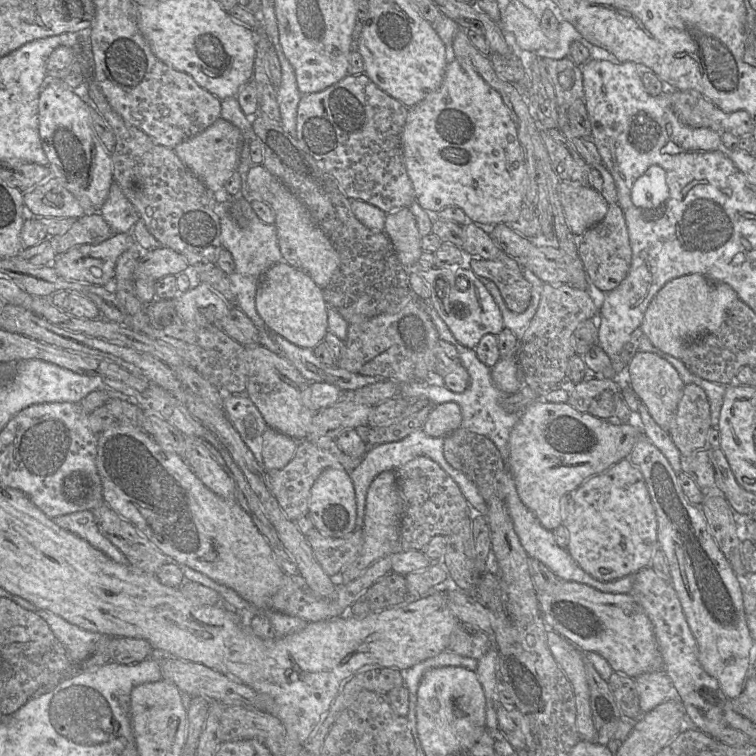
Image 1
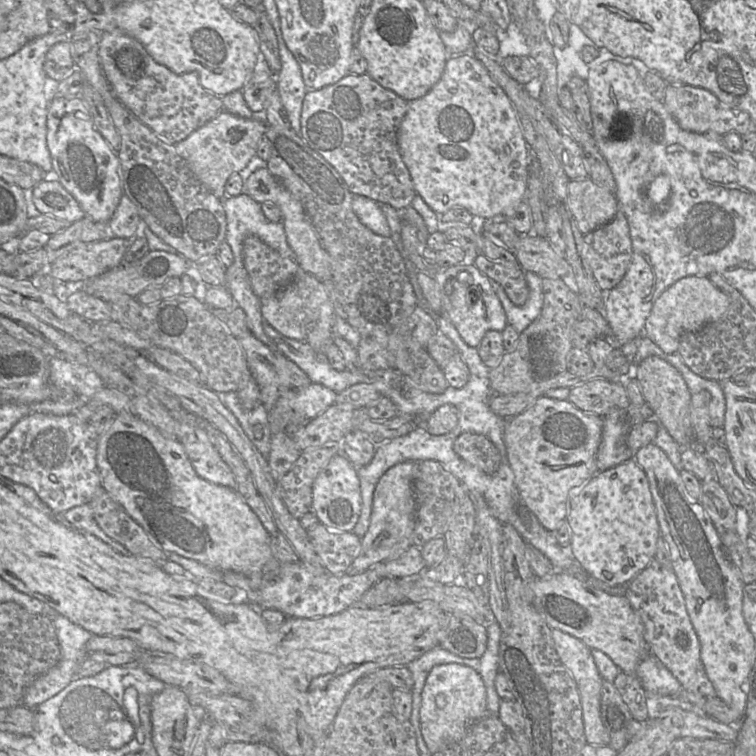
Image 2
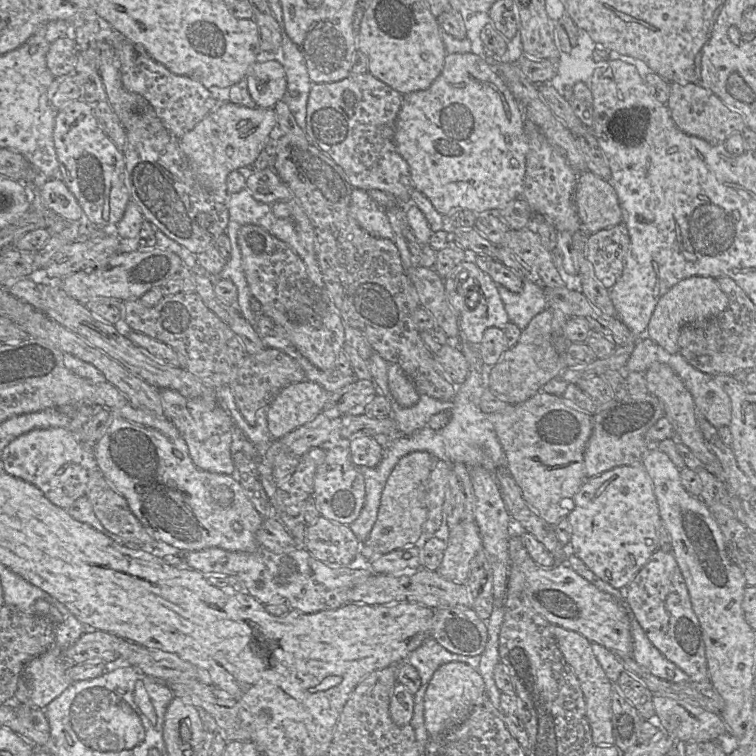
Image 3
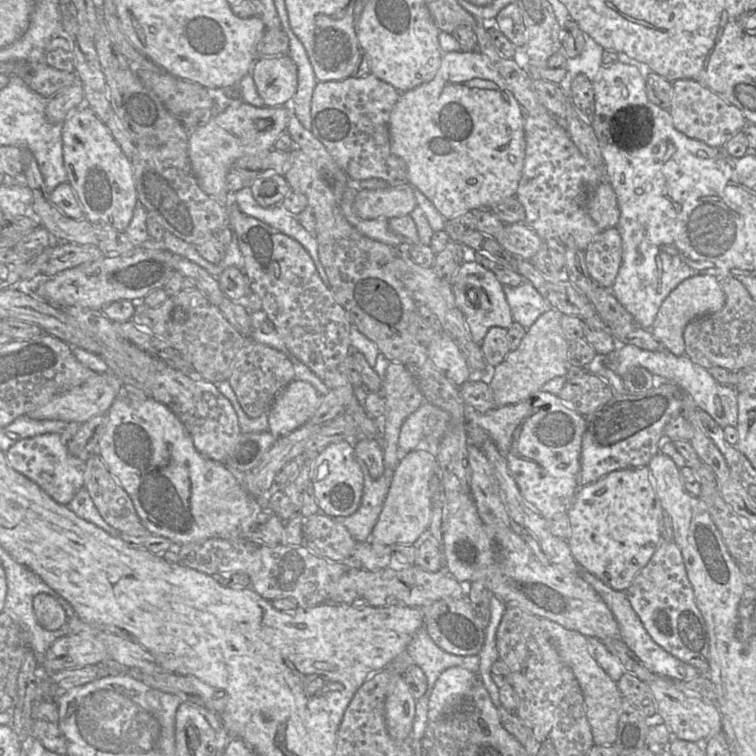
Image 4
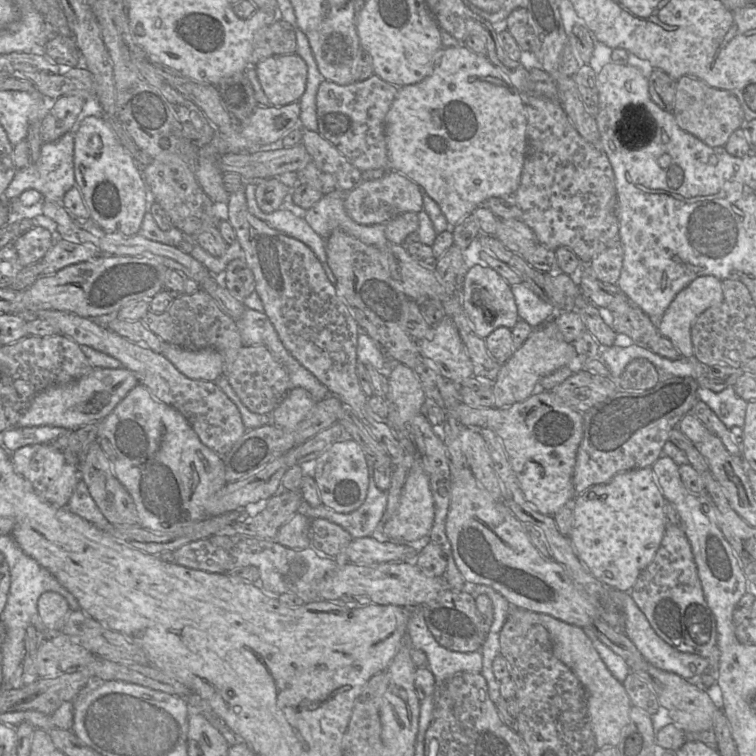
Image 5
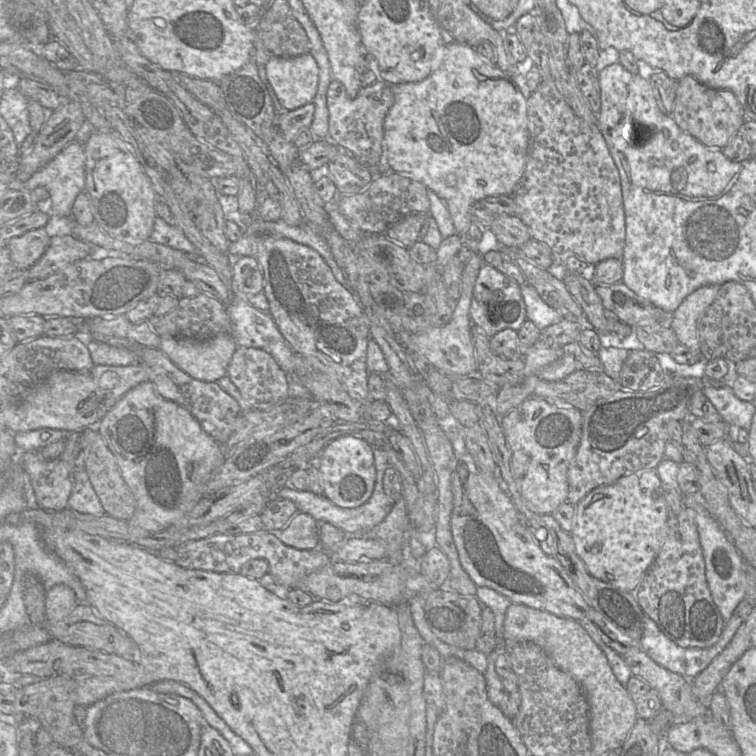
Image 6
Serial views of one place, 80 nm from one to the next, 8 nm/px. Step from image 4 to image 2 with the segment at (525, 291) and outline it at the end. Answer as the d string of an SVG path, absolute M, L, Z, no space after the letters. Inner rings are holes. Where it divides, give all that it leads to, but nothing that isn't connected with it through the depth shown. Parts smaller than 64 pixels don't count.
M524 271L524 276L529 287L529 296L526 303L521 306L513 304L503 287L490 279L490 284L505 311L507 323L519 334L539 317L543 306L542 278L530 271Z

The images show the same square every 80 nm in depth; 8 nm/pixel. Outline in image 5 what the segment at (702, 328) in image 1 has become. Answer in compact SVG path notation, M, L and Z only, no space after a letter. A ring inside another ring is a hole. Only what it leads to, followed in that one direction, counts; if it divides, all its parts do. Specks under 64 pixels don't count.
M714 276L693 280L673 299L663 314L658 332L669 339L682 357L693 355L691 326L695 319L723 300L721 281Z

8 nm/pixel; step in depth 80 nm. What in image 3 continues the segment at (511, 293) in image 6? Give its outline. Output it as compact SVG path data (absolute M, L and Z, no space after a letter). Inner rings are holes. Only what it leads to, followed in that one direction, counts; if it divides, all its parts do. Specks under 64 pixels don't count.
M475 262L459 263L444 278L444 284L448 302L457 314L463 341L478 347L487 328L496 327L502 330L506 328L509 317L497 289L497 283Z

